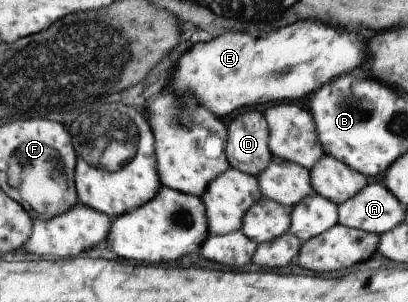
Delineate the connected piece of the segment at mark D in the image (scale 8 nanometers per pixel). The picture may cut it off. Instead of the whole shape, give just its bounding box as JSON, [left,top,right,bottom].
[225,110,271,176]

